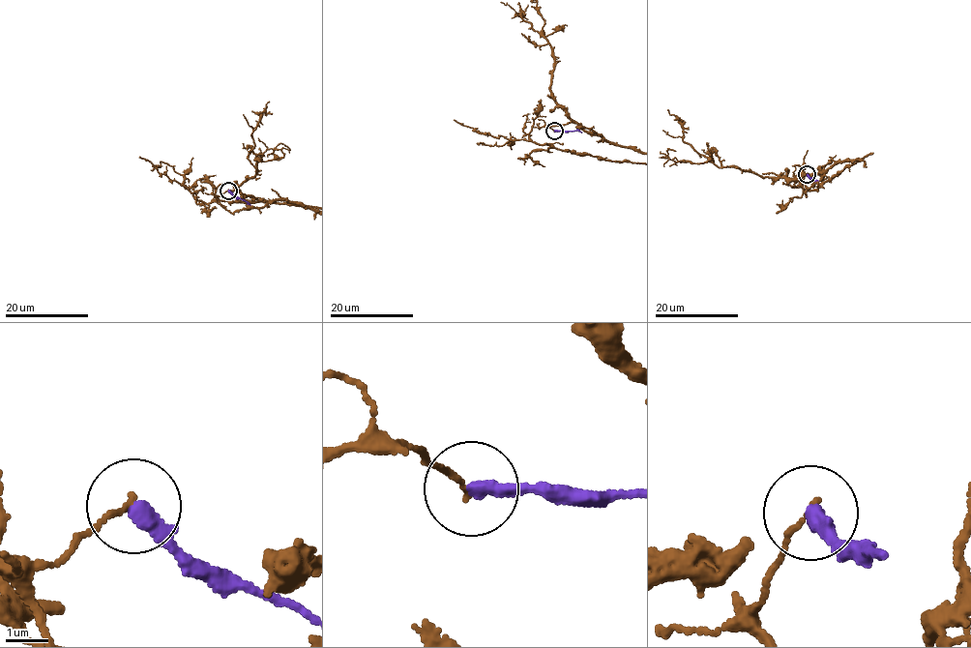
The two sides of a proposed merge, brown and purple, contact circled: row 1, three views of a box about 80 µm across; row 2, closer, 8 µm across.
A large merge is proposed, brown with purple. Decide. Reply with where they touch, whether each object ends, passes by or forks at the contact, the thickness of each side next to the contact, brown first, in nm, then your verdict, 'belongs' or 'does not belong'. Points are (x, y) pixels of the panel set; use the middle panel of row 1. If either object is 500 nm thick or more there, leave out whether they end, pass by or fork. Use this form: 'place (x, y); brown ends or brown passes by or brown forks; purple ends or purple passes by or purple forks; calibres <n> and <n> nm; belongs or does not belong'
place (554, 131); brown ends; purple ends; calibres 120 and 360 nm; does not belong

